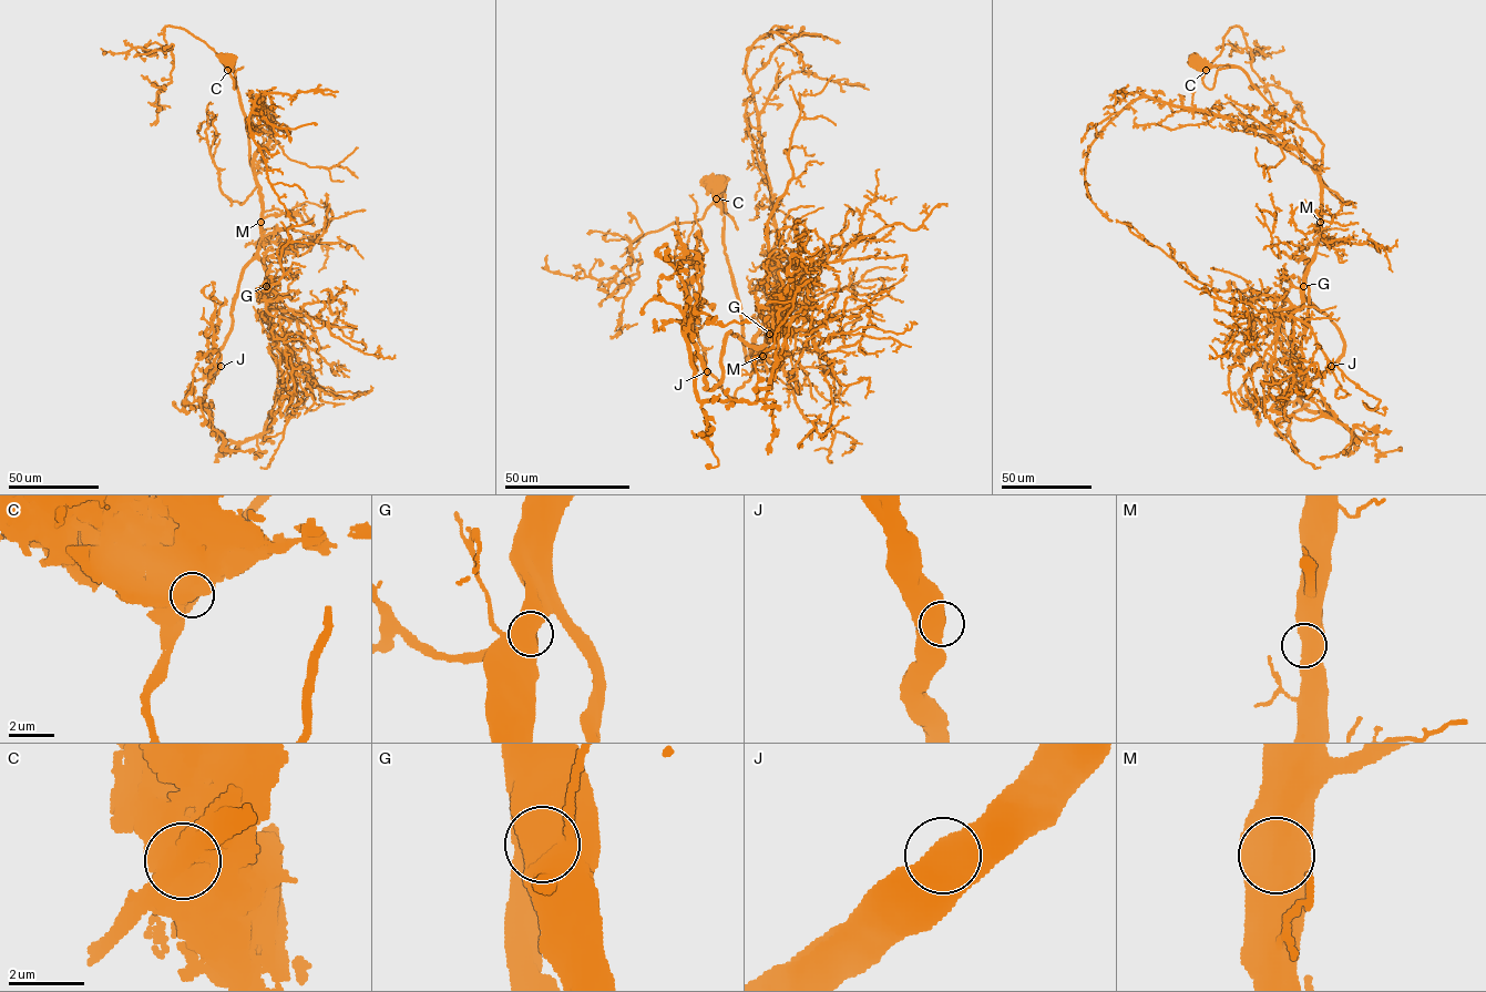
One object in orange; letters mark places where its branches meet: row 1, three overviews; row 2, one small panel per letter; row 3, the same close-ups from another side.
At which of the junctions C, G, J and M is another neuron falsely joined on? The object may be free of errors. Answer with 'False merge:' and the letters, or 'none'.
False merge: C

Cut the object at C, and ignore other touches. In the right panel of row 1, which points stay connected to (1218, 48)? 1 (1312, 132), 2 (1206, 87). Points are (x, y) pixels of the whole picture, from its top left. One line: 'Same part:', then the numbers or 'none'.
Same part: 2

